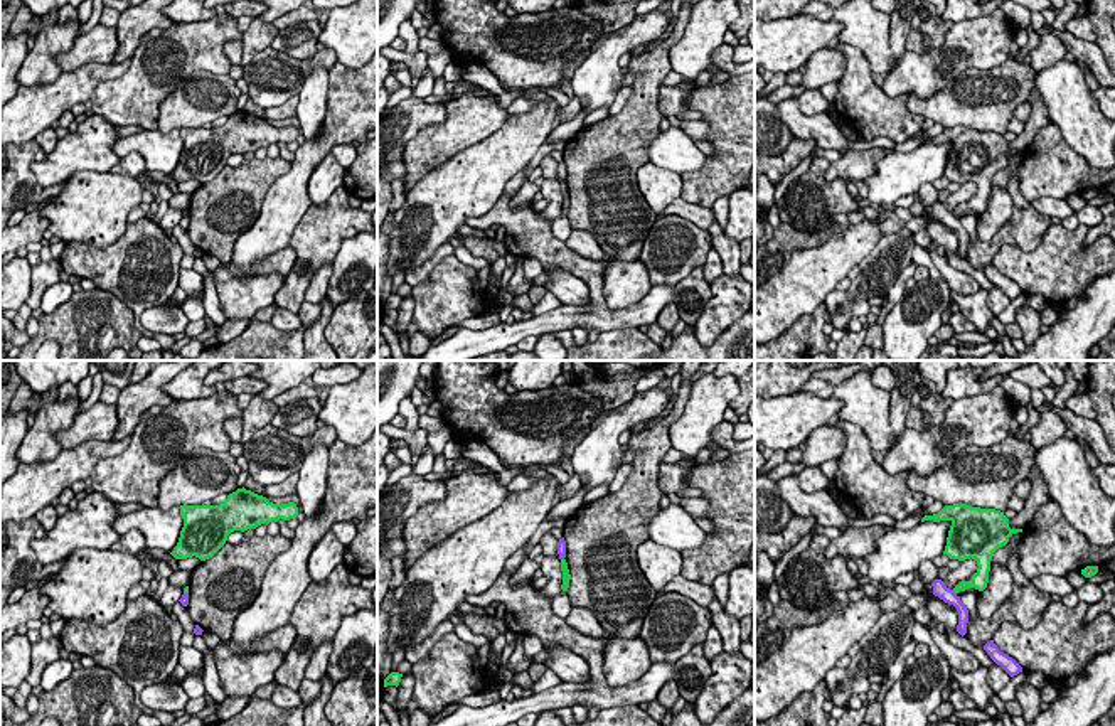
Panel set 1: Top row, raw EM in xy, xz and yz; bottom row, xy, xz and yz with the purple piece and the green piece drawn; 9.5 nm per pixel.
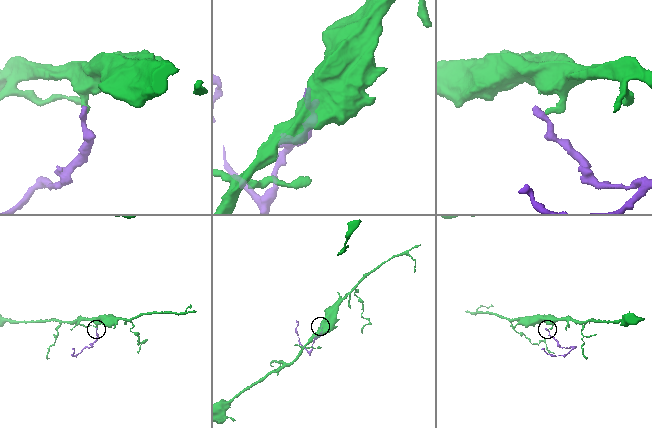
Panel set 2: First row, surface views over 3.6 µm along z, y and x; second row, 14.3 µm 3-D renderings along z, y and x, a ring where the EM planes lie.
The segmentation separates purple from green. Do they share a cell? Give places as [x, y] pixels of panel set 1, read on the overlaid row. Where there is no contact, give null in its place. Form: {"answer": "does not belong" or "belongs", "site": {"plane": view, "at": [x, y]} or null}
{"answer": "does not belong", "site": {"plane": "yz", "at": [954, 593]}}

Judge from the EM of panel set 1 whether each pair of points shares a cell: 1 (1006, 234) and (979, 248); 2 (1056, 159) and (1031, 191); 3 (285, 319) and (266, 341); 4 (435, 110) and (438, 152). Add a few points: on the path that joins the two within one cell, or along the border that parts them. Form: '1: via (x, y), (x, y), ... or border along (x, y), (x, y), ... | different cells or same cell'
1: via (999, 240), (991, 248), (986, 248) | same cell
2: via (1050, 167), (1034, 182) | same cell
3: border along (270, 322), (285, 330), (302, 327) | different cells
4: border along (447, 105), (447, 117), (423, 127), (405, 147) | different cells

